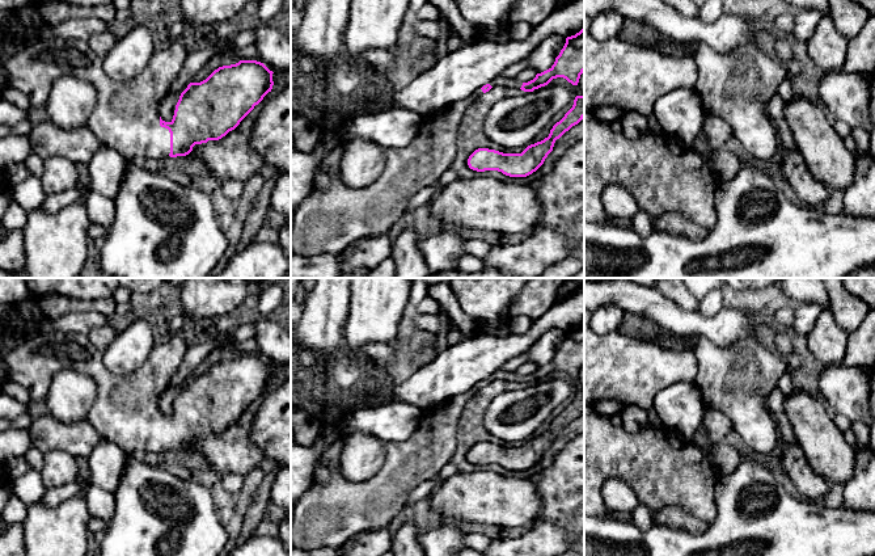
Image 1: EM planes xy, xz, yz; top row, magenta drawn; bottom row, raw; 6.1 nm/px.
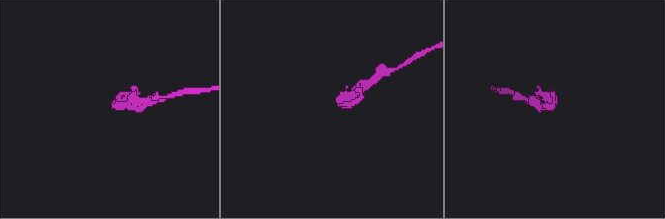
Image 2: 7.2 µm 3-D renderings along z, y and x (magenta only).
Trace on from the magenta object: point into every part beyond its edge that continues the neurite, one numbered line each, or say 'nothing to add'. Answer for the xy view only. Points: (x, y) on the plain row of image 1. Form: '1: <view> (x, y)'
1: xy (126, 412)

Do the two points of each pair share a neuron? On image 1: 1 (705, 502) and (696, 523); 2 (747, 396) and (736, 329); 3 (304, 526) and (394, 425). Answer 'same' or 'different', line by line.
1: different
2: different
3: different

